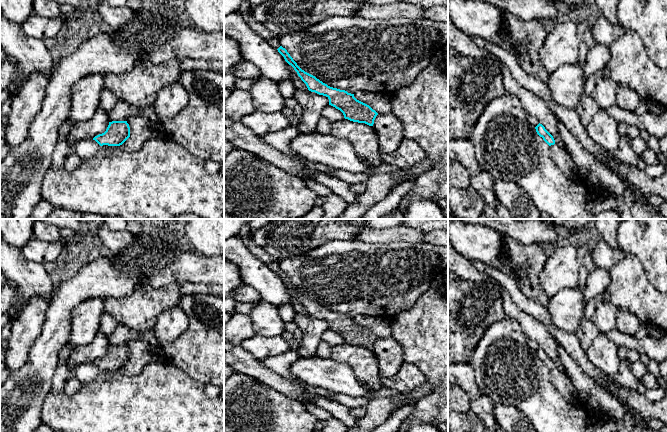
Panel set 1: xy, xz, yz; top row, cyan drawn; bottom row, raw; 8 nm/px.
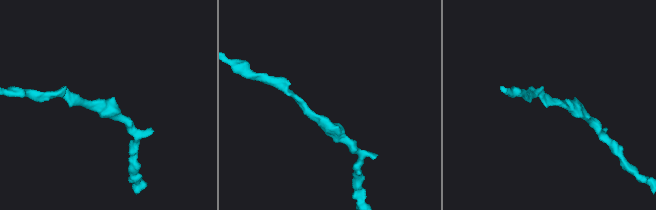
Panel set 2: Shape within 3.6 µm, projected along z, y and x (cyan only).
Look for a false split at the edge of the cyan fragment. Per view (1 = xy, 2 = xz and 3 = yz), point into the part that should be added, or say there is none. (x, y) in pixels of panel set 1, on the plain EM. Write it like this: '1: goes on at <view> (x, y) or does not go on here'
1: does not go on here
2: does not go on here
3: does not go on here

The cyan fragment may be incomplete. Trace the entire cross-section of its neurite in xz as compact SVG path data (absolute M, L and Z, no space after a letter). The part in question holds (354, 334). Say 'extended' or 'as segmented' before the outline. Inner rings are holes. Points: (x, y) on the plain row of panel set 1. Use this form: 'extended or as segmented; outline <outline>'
as segmented; outline M282 270L277 274L284 281L285 285L294 292L309 315L326 320L329 323L329 329L340 334L345 343L373 350L378 337L369 329L357 324L354 318L330 311L315 300L302 294Z

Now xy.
as segmented; outline M112 345L106 355L93 362L100 370L120 370L130 361L127 345Z

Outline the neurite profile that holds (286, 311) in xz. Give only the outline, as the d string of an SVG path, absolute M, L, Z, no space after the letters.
M284 304L278 307L278 312L281 319L285 323L294 322L295 311L290 304Z

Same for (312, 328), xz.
M295 314L294 323L302 332L302 343L298 349L299 356L315 356L323 334L329 329L328 321L311 315Z

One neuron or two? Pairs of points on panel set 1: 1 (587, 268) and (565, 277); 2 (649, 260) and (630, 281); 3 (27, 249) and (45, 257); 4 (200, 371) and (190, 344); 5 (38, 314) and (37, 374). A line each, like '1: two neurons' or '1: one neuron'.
1: two neurons
2: two neurons
3: one neuron
4: one neuron
5: two neurons

